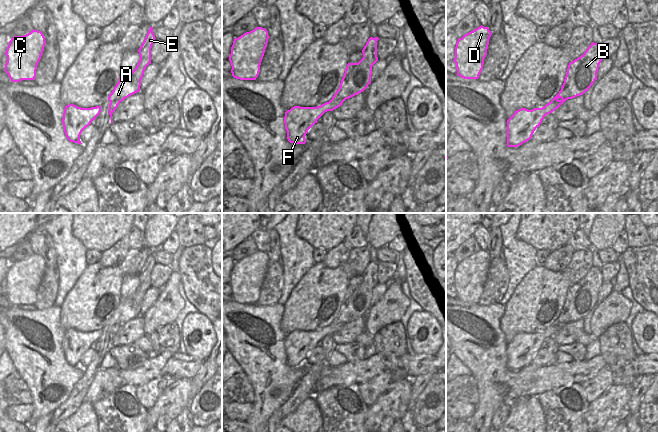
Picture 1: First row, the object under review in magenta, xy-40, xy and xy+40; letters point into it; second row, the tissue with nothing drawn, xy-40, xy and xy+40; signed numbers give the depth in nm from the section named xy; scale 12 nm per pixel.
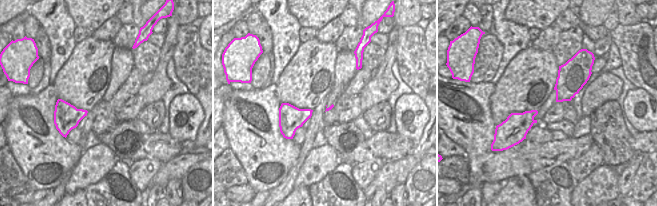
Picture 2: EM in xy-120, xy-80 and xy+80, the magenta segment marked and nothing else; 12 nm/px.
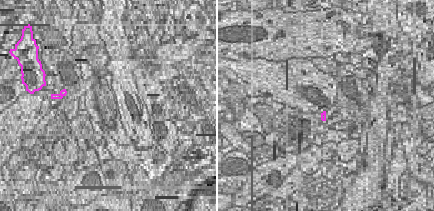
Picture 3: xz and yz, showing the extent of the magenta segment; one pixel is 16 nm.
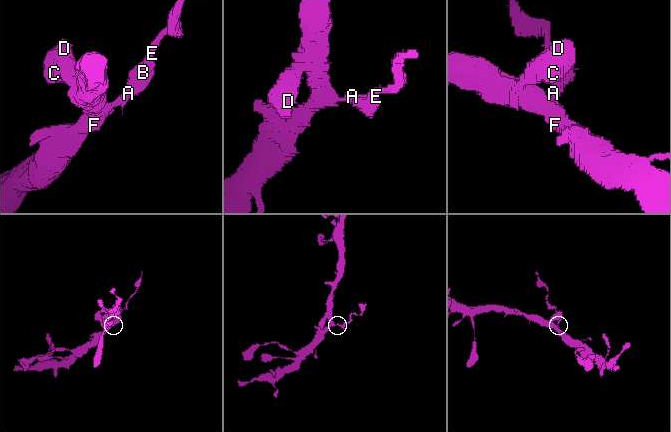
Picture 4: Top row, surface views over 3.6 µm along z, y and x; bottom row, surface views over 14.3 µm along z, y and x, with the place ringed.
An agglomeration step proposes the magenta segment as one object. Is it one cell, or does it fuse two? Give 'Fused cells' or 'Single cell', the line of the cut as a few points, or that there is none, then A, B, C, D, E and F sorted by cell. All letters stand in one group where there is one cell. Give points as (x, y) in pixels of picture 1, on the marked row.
Fused cells. Split along xy (328, 102), (329, 110). Groups: A B E / C D F

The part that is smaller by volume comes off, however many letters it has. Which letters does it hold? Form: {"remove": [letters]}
{"remove": ["A", "B", "E"]}

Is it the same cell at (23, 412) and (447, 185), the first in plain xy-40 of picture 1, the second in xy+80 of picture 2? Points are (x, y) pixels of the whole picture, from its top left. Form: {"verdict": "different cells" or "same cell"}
{"verdict": "same cell"}

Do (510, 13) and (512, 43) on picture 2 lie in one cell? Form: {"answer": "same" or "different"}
{"answer": "different"}

